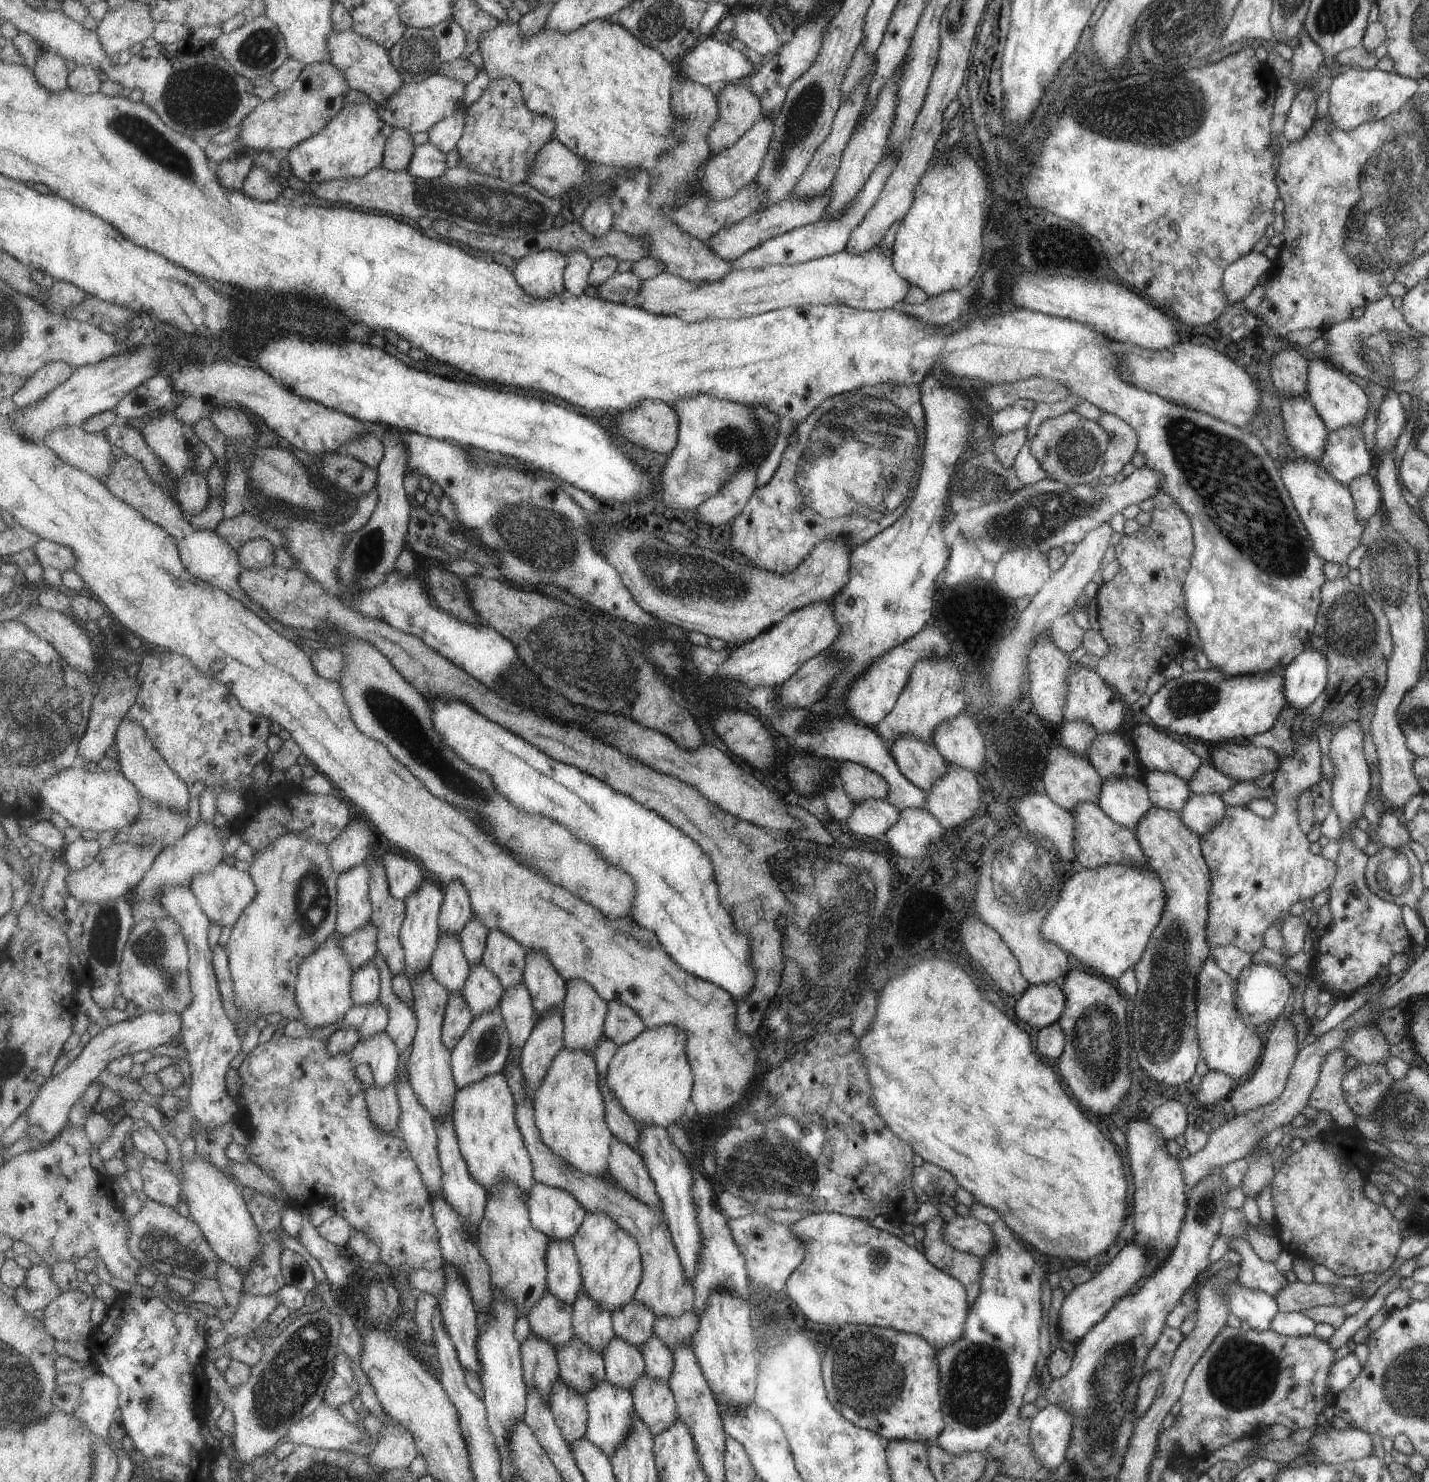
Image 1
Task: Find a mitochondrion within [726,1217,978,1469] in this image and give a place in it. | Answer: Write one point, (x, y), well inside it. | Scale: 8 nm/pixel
(867, 1377)

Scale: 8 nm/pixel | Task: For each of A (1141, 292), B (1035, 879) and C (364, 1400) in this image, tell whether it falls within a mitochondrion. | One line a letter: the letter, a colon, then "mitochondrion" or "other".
A: other
B: mitochondrion
C: other

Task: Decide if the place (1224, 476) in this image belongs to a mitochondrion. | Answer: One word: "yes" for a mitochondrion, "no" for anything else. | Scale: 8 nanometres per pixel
yes

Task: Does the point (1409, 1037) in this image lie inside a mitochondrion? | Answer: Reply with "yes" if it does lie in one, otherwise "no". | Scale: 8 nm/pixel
no

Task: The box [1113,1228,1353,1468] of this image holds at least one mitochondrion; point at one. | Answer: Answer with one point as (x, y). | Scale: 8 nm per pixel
(1241, 1373)

